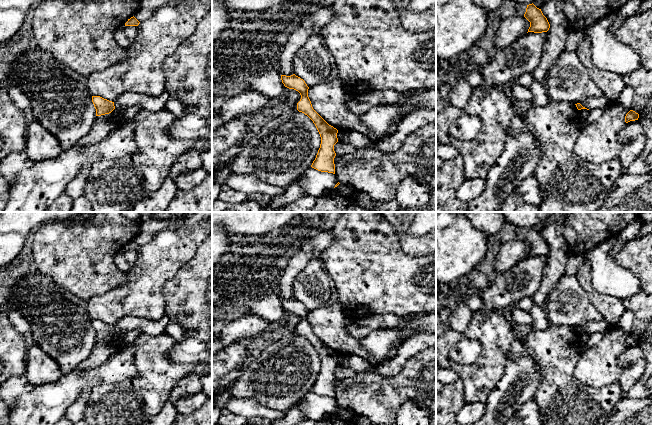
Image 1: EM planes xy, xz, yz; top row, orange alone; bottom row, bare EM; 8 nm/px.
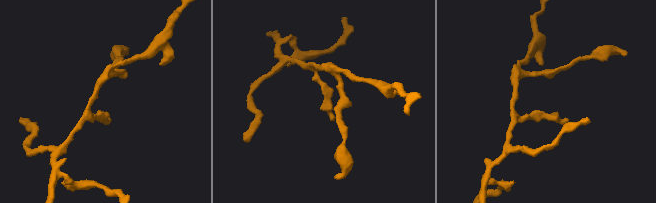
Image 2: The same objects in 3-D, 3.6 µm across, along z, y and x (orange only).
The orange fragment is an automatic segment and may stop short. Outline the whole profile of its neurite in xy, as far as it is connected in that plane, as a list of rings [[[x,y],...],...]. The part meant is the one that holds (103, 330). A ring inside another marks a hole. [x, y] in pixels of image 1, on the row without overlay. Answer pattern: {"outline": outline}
{"outline": [[[92,320],[92,326],[96,333],[96,340],[109,338],[115,333],[114,326],[100,320]]]}

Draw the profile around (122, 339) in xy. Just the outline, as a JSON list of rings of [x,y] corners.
[[[138,329],[128,331],[126,333],[114,333],[111,338],[117,346],[125,346],[134,342],[142,332]]]

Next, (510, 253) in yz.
[[[512,240],[502,244],[495,261],[495,271],[502,274],[528,256],[530,246],[524,240]]]

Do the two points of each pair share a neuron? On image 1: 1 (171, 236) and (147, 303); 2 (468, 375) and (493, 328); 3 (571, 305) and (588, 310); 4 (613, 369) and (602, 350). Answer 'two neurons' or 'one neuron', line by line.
1: one neuron
2: one neuron
3: one neuron
4: one neuron

